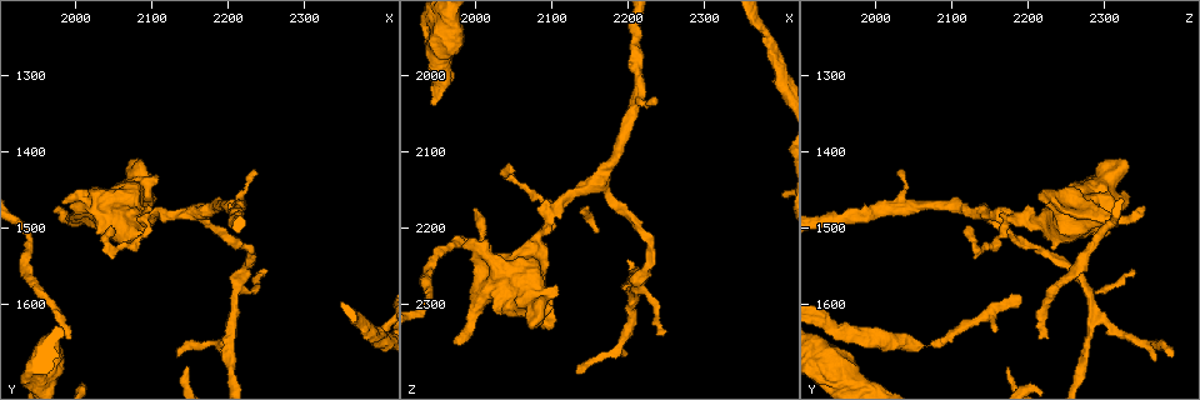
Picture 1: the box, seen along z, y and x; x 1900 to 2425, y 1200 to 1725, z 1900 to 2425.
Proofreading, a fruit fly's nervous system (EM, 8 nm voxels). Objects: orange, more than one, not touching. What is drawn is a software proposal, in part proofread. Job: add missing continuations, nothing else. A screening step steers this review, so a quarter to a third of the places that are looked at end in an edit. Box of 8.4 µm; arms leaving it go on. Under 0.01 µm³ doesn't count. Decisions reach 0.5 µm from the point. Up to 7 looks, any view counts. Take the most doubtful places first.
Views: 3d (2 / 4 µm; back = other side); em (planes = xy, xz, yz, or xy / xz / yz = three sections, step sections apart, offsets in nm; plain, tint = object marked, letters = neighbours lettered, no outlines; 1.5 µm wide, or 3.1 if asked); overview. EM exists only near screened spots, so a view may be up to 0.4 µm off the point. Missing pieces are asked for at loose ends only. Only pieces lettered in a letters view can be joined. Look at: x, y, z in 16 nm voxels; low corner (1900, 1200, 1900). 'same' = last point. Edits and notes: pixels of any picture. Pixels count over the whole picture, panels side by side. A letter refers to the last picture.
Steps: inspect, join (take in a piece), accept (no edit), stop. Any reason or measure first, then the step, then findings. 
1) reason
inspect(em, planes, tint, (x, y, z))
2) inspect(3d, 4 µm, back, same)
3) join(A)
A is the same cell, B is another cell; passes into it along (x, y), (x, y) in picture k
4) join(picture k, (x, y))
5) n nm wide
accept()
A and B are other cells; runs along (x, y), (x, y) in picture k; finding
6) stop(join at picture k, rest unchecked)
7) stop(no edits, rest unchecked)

free end
inspect(em, yz, step 8, tint, (1990, 1645, 2210))

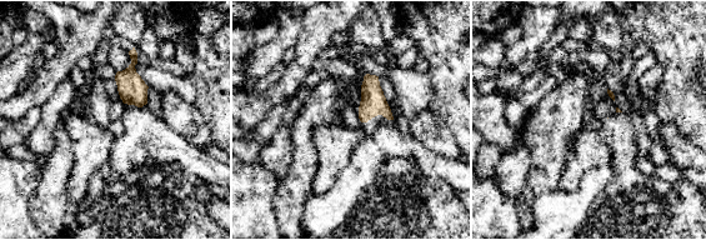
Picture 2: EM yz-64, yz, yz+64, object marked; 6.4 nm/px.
cut it another way
inspect(em, planes, tint, same)

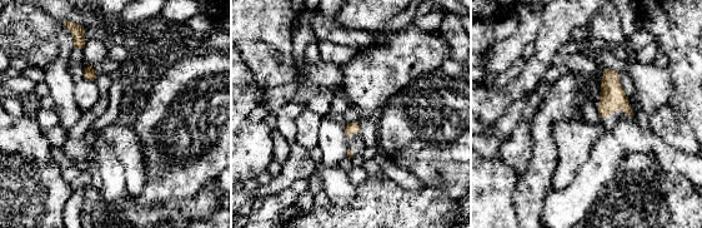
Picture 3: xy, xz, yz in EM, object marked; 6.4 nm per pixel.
inspect(em, planes, letters, same)

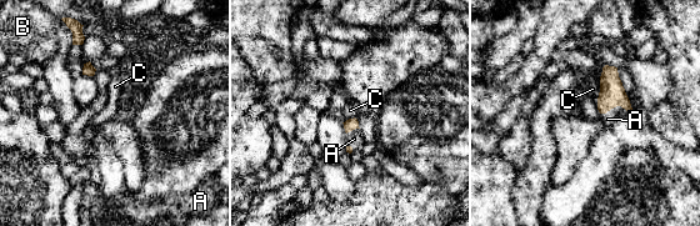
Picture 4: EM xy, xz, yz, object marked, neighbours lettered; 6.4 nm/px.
join(A)
A is the same cell, B and C are other cells; the cell continues

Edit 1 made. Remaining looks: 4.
an open end
inspect(em, planes, letters, (1980, 1470, 2355))

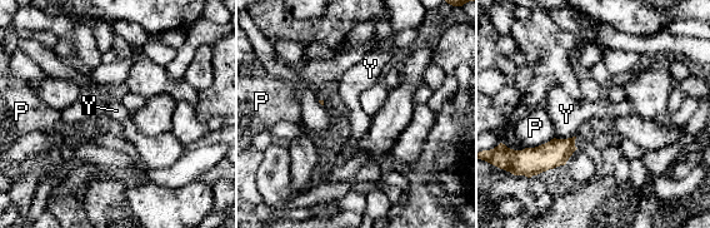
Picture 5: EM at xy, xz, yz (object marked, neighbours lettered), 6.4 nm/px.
accept()
P and Y are other cells; border along (554, 138), (526, 148) in picture 5; none of them fits

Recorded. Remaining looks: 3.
an open end
inspect(em, planes, plain, (2195, 1675, 2370))

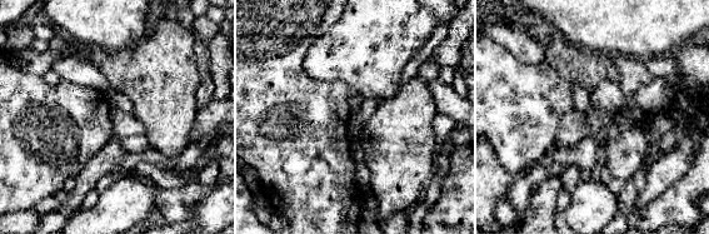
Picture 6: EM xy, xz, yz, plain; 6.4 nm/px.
see the neighbours
inspect(em, planes, letters, same)

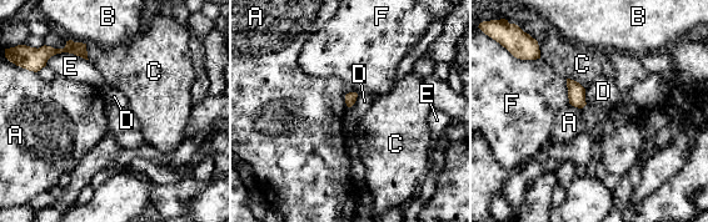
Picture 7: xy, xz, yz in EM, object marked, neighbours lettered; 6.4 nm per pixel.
accept()
A, B, C, D, E and F are other cells; border along (354, 91), (345, 95), (347, 106) in picture 7; no lettered piece goes on from it

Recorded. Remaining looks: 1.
stop(join at picture 4, rest unchecked)

